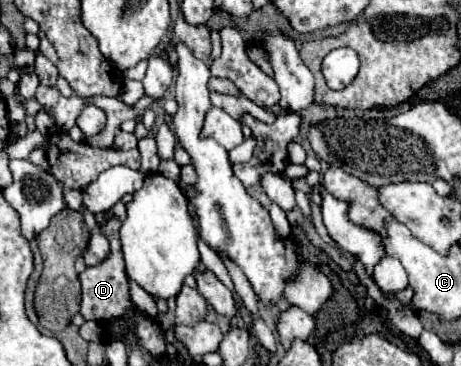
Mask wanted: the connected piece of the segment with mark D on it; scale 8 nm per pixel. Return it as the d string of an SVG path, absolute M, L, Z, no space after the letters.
M117 203L113 209L115 219L107 221L101 231L107 235L107 239L111 241L111 255L105 263L97 265L97 267L87 267L81 275L81 289L83 289L83 297L81 297L81 315L83 319L113 319L113 317L125 317L131 309L131 297L129 297L129 285L127 285L127 273L125 273L125 261L123 261L123 253L121 253L121 241L119 241L119 227L125 219L125 203Z

